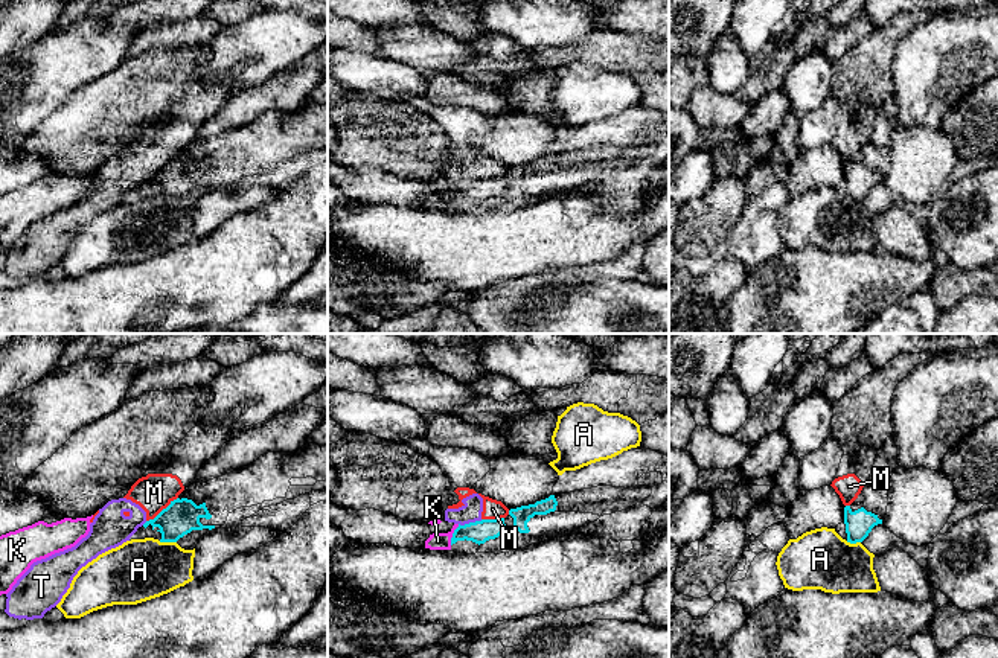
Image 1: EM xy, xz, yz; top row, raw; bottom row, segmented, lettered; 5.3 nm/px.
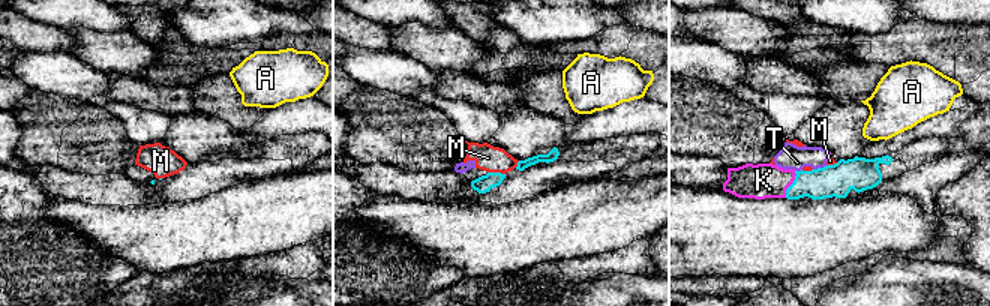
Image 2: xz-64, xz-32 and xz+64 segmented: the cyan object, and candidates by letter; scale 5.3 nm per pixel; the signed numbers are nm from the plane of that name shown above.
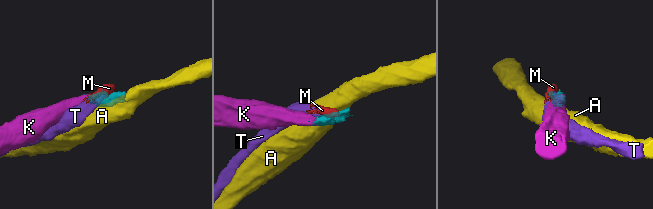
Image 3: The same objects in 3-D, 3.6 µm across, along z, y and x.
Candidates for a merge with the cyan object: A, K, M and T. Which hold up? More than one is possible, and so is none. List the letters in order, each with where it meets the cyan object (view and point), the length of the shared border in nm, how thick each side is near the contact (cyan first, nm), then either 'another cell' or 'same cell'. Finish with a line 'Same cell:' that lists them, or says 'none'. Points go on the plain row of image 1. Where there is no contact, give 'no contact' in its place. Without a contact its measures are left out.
A: contact xy (168, 200); length 100 nm; calibres 180 and 320 nm; another cell
K: contact xz (453, 194); length 120 nm; calibres 120 and 100 nm; same cell
M: contact xy (163, 168); length 220 nm; calibres 180 and 200 nm; another cell
T: contact xz (470, 182); length 130 nm; calibres 120 and 110 nm; another cell
Same cell: K

